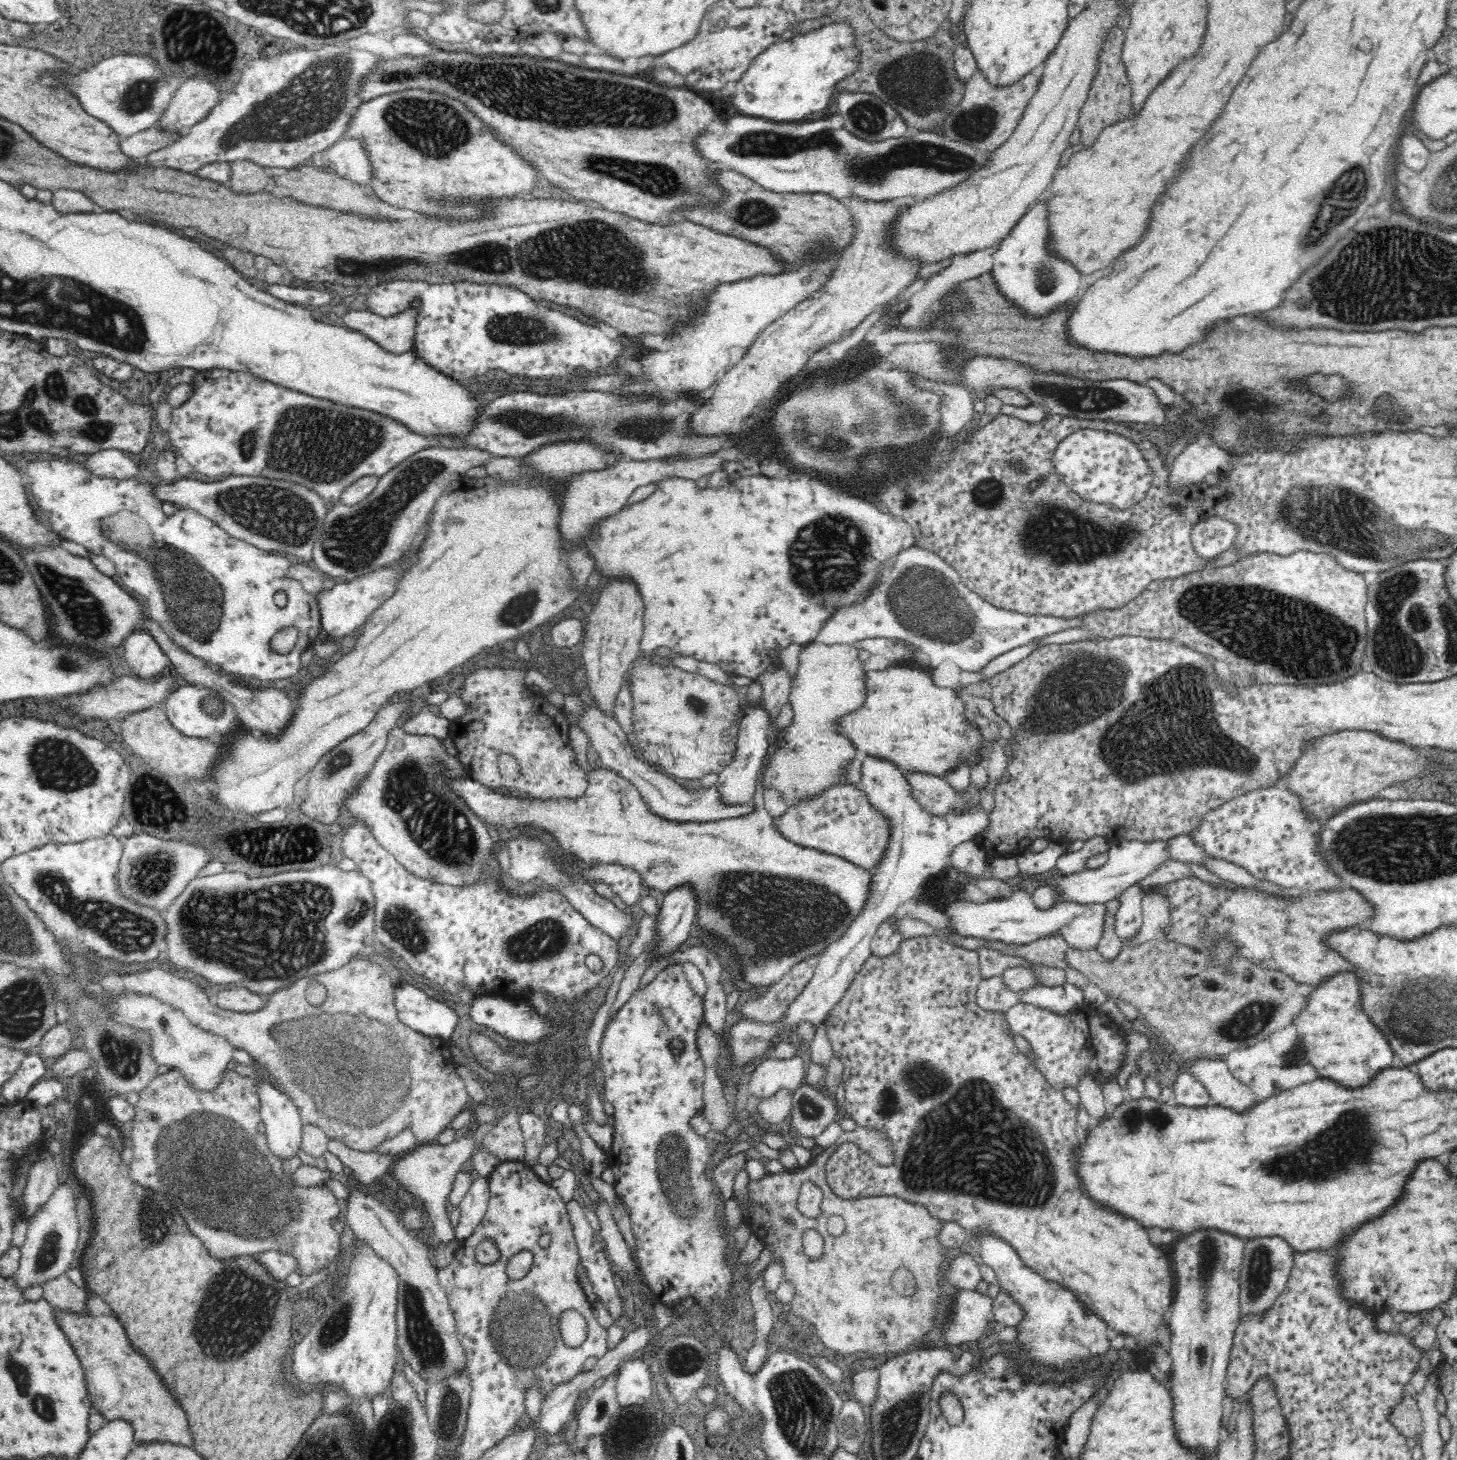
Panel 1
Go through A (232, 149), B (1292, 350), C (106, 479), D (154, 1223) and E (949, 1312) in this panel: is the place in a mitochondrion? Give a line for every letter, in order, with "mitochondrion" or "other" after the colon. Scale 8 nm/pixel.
A: mitochondrion
B: other
C: other
D: mitochondrion
E: other

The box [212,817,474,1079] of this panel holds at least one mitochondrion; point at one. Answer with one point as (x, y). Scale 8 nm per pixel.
(296, 844)

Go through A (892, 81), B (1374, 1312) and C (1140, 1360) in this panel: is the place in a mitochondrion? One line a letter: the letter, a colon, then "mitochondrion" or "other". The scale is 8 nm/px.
A: mitochondrion
B: other
C: other

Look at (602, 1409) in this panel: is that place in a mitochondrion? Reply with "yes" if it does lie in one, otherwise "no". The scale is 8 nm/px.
no

